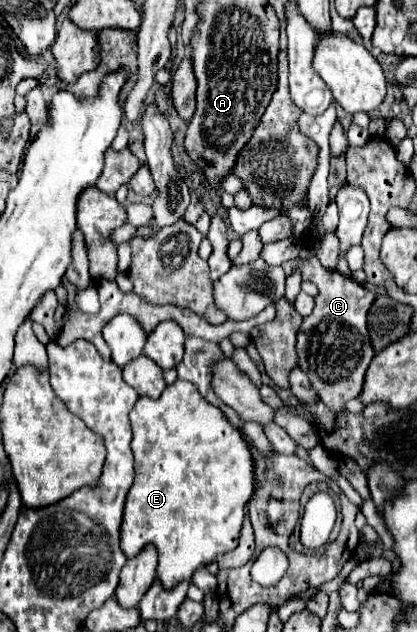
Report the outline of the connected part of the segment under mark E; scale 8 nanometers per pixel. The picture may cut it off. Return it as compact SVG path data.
M177 379L167 385L159 399L139 397L129 413L135 455L135 481L129 489L123 523L121 545L125 555L137 555L147 543L153 543L159 551L157 579L171 589L179 581L189 581L199 565L211 563L219 553L227 553L237 547L243 505L253 495L255 487L255 459L245 441L241 429L237 429L221 409L207 403L197 387L189 381Z

